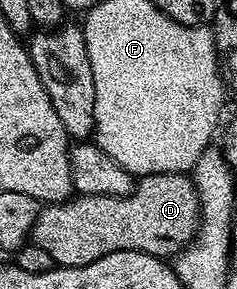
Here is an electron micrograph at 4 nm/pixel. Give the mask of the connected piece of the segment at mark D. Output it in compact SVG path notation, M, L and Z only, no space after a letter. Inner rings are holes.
M153 173L148 177L138 178L134 190L123 197L75 195L65 201L44 204L31 229L30 240L49 251L52 262L62 267L88 265L93 263L93 259L101 259L101 255L109 255L113 251L141 251L167 259L190 245L200 229L201 206L194 180L187 173Z

